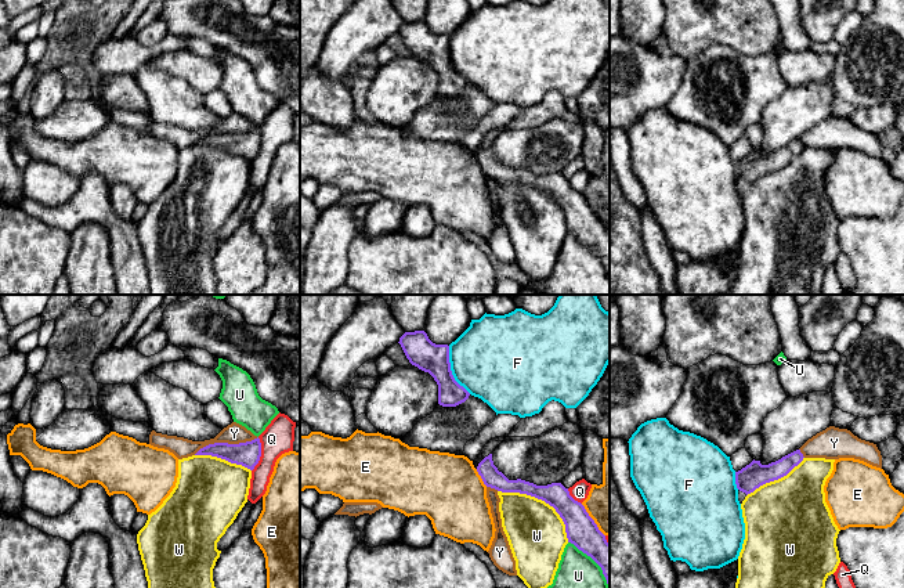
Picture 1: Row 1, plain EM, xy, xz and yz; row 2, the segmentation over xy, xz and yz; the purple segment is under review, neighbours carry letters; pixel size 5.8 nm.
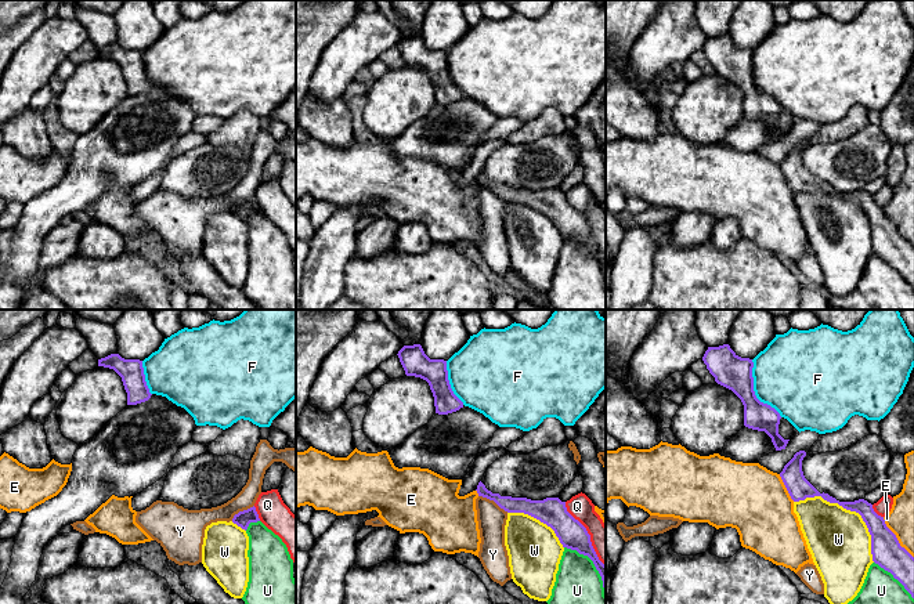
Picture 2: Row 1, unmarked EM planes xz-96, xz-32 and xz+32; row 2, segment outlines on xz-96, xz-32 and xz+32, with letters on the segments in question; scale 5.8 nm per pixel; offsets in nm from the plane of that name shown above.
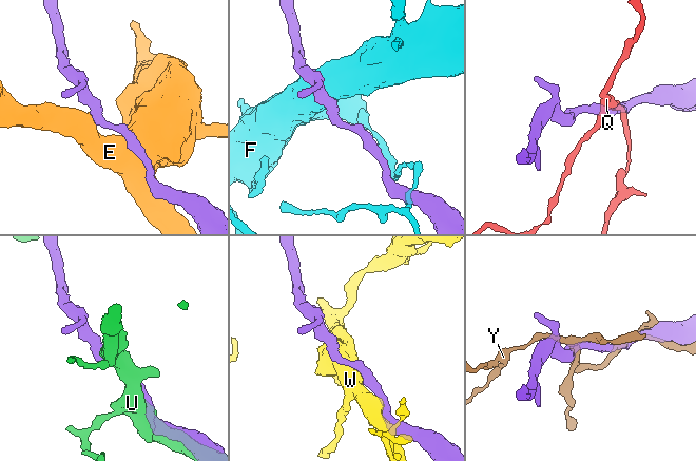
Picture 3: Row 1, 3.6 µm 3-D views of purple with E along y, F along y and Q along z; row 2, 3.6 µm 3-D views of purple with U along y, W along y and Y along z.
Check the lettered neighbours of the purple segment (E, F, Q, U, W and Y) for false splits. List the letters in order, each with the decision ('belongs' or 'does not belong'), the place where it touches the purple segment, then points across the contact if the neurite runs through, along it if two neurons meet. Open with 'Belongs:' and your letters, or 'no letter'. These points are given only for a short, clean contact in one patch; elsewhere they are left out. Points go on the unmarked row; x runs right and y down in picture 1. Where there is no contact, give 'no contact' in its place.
Belongs: no letter
E: does not belong | xz (481, 168)
F: does not belong | xz (451, 61)
Q: does not belong | xy (260, 144)
U: does not belong | xz (595, 251)
W: does not belong | xz (542, 190)
Y: does not belong | xy (226, 133)

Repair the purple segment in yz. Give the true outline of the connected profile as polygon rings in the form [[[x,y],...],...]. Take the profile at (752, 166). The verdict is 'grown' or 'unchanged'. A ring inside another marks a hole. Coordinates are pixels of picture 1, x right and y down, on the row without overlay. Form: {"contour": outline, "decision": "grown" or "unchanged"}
{"contour": [[[796,140],[769,155],[762,155],[760,151],[753,149],[749,155],[735,162],[737,178],[748,185],[760,176],[787,166],[803,148],[800,140]]], "decision": "unchanged"}

